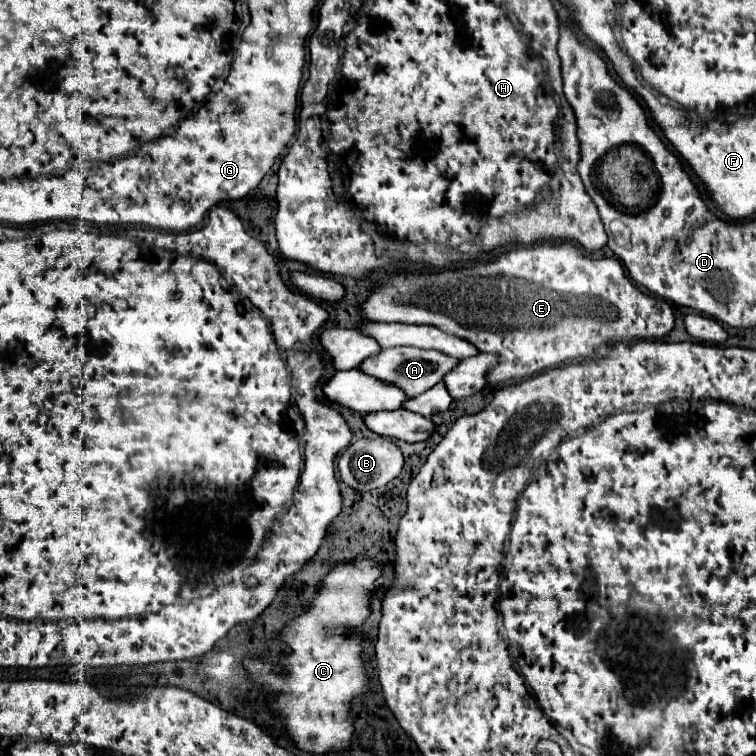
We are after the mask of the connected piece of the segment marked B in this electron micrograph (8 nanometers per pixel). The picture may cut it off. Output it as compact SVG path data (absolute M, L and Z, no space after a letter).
M382 436L356 440L354 444L350 444L344 450L344 454L338 460L338 470L340 470L342 482L346 482L350 488L354 488L358 492L368 492L368 490L386 486L390 480L394 480L400 474L402 466L404 466L402 452L394 446L394 442L390 438L382 438Z

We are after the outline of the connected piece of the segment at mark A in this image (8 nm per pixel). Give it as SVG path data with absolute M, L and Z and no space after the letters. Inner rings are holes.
M398 346L398 348L382 348L376 356L368 356L368 360L362 360L358 368L364 370L364 374L374 376L376 380L396 384L400 390L404 390L404 394L408 398L414 398L414 396L426 392L428 388L432 388L434 384L438 384L456 364L458 364L458 360L444 356L442 352L436 352L436 350Z

